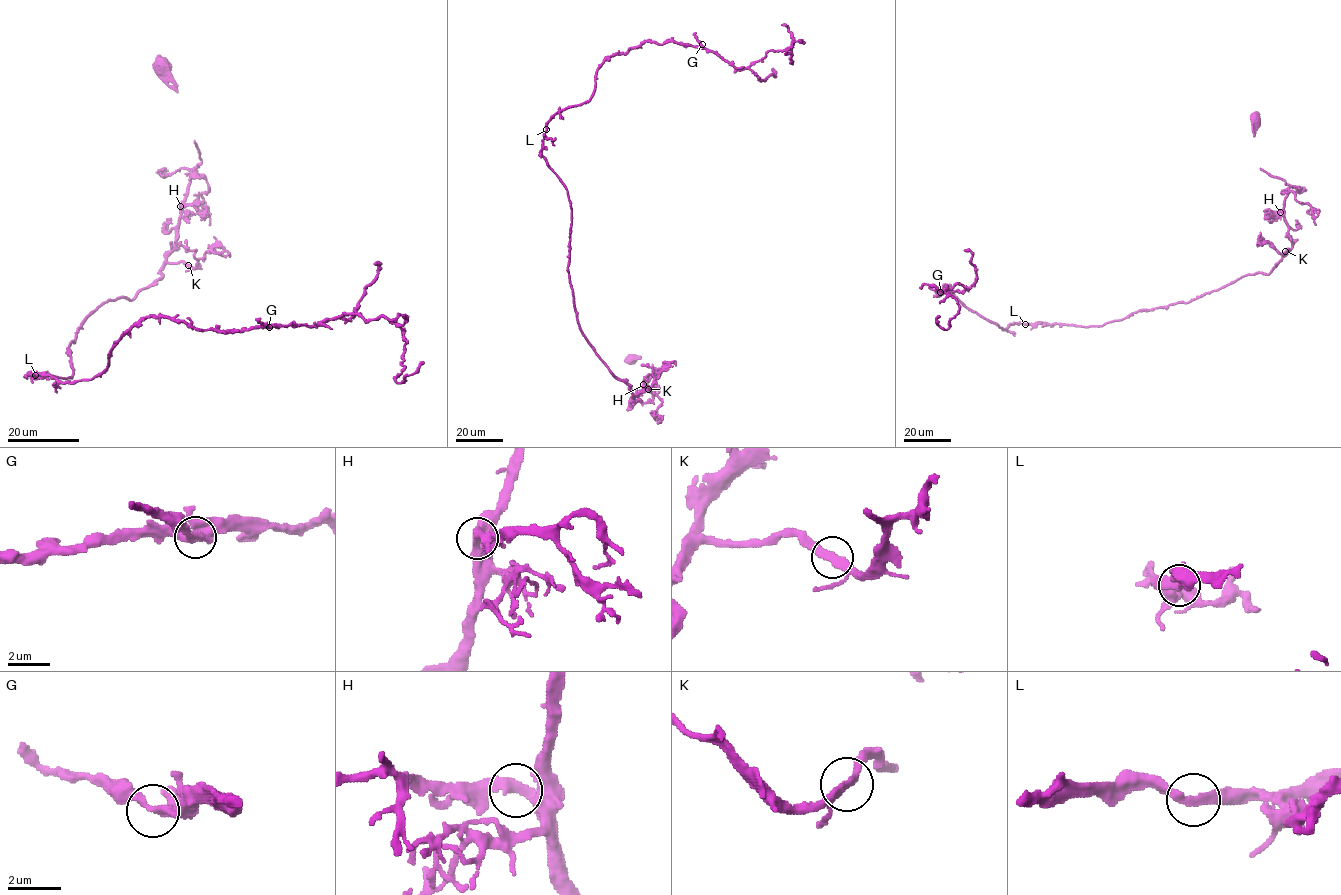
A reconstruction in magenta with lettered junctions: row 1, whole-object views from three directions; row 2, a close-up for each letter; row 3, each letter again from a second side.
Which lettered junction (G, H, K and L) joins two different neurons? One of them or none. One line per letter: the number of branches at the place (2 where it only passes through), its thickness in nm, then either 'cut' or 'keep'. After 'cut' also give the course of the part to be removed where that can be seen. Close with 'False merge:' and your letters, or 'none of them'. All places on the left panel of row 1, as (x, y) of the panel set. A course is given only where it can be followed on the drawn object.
G: 2 | 400 nm | keep
H: 2 | 300 nm | keep
K: 2 | 320 nm | keep
L: 2 | 280 nm | keep
False merge: none of them

